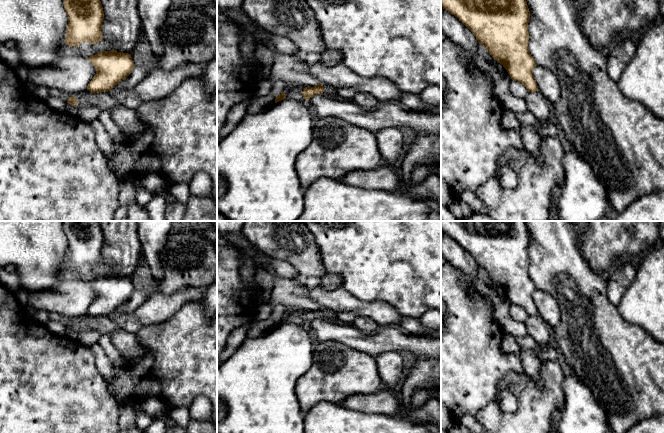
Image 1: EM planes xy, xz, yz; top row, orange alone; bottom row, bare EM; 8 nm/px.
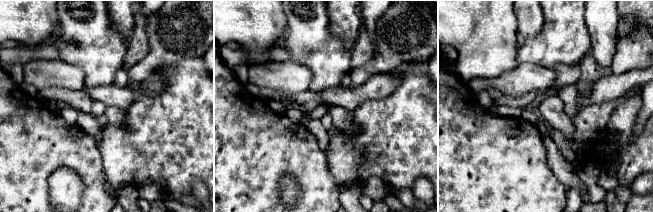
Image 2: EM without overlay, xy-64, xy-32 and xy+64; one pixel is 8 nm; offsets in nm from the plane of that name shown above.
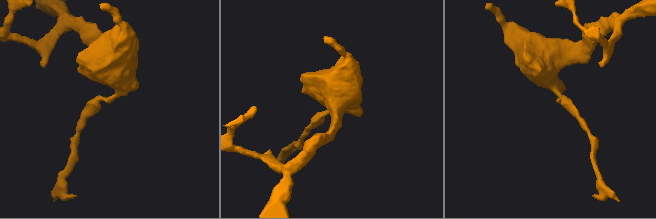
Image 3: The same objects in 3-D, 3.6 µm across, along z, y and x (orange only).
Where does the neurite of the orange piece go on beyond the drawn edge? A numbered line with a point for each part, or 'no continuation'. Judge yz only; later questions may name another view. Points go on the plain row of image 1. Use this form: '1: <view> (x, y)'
no continuation

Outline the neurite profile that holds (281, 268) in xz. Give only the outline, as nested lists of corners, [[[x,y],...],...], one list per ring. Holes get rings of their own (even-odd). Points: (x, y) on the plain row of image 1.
[[[266,258],[270,271],[285,279],[294,280],[298,275],[298,271],[288,262],[274,258]]]

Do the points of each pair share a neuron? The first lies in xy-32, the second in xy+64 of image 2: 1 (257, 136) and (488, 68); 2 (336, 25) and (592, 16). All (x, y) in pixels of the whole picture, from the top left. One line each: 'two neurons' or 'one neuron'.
1: two neurons
2: two neurons

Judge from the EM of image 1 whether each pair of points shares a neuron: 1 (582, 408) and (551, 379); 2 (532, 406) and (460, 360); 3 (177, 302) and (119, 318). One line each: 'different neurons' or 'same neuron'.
1: different neurons
2: different neurons
3: same neuron

